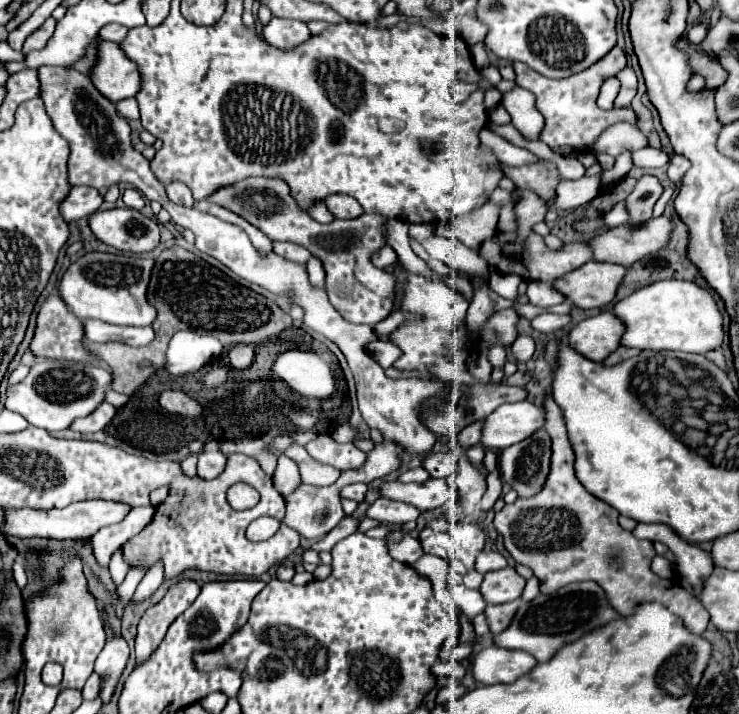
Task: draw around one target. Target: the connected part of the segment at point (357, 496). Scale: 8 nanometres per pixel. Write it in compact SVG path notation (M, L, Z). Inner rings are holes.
M352 483L352 485L346 485L342 491L340 491L342 497L348 497L348 499L354 499L354 501L362 501L364 495L366 495L366 485L364 483Z

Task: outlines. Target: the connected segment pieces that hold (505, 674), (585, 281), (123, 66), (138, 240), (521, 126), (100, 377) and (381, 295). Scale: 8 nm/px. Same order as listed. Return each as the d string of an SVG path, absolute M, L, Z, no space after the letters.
M488 647L472 655L470 663L472 677L486 685L486 683L510 683L522 677L522 673L528 673L536 661L534 657L528 657L524 651L508 651L500 647Z
M588 261L582 267L564 273L556 281L550 281L550 285L572 305L580 309L594 309L614 299L624 271L626 269L622 265Z
M98 41L96 51L98 59L90 69L88 77L100 91L100 95L104 95L112 103L134 97L134 93L138 93L140 77L138 71L134 69L134 63L122 57L118 43Z
M100 209L88 217L88 225L98 241L126 253L152 251L160 241L158 225L134 209Z
M516 87L502 95L501 104L510 114L511 123L526 141L538 141L542 133L542 115L534 107L534 95Z
M42 359L30 367L30 373L16 385L8 387L4 407L20 413L30 425L50 433L66 429L76 417L86 417L104 401L104 391L110 387L110 373L98 365L68 363Z
M246 177L238 183L232 183L228 189L222 187L218 193L214 191L206 199L244 217L272 241L296 243L318 257L326 273L328 299L338 309L338 313L346 317L346 321L376 325L392 311L396 278L370 263L370 253L384 245L382 223L386 217L364 213L356 219L336 219L330 225L322 225L300 209L288 183L278 177Z

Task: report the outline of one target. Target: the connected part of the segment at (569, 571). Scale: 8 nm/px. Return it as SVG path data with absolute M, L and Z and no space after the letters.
M548 393L544 395L542 407L546 411L544 429L552 437L552 469L546 479L546 485L542 487L542 491L538 495L534 495L530 499L516 499L512 505L504 505L504 509L500 513L496 513L494 527L502 533L504 547L508 549L508 553L514 557L516 563L532 567L534 575L538 575L538 579L540 579L542 593L554 593L554 589L560 589L562 585L568 585L570 581L588 581L590 579L590 581L596 581L604 589L610 607L614 607L620 615L632 613L632 609L640 603L656 601L656 603L666 605L674 615L682 617L684 625L692 633L704 633L710 617L708 617L706 609L702 607L702 603L696 597L692 597L686 589L676 585L674 581L658 577L650 569L650 561L656 555L652 543L636 539L630 531L624 531L618 523L618 517L620 517L618 509L610 507L608 503L600 501L598 497L590 495L584 489L584 485L574 475L574 453L572 453L570 441L566 437L566 425L564 425L560 407L554 403L552 395L548 395Z

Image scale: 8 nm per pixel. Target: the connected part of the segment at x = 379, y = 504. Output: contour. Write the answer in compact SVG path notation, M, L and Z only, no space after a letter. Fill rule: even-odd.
M376 499L368 509L366 517L380 521L382 525L388 527L400 527L412 519L418 519L420 511L414 509L412 505L400 503L400 501L386 501L386 499Z

